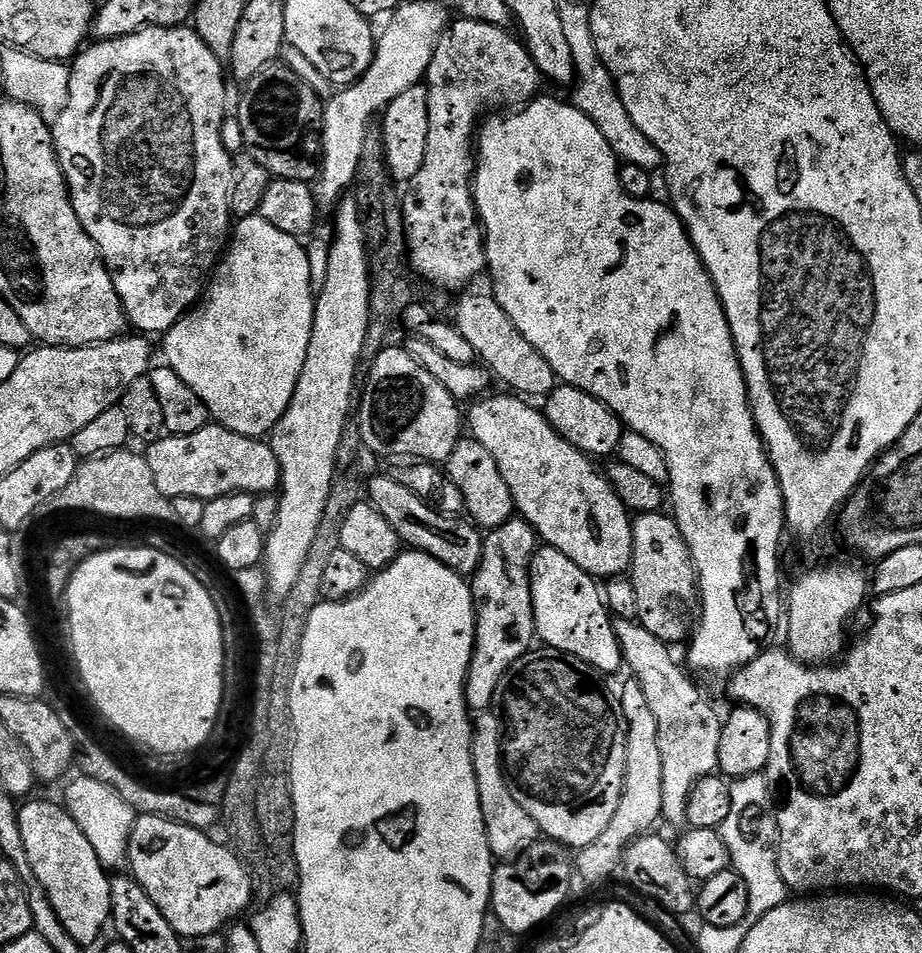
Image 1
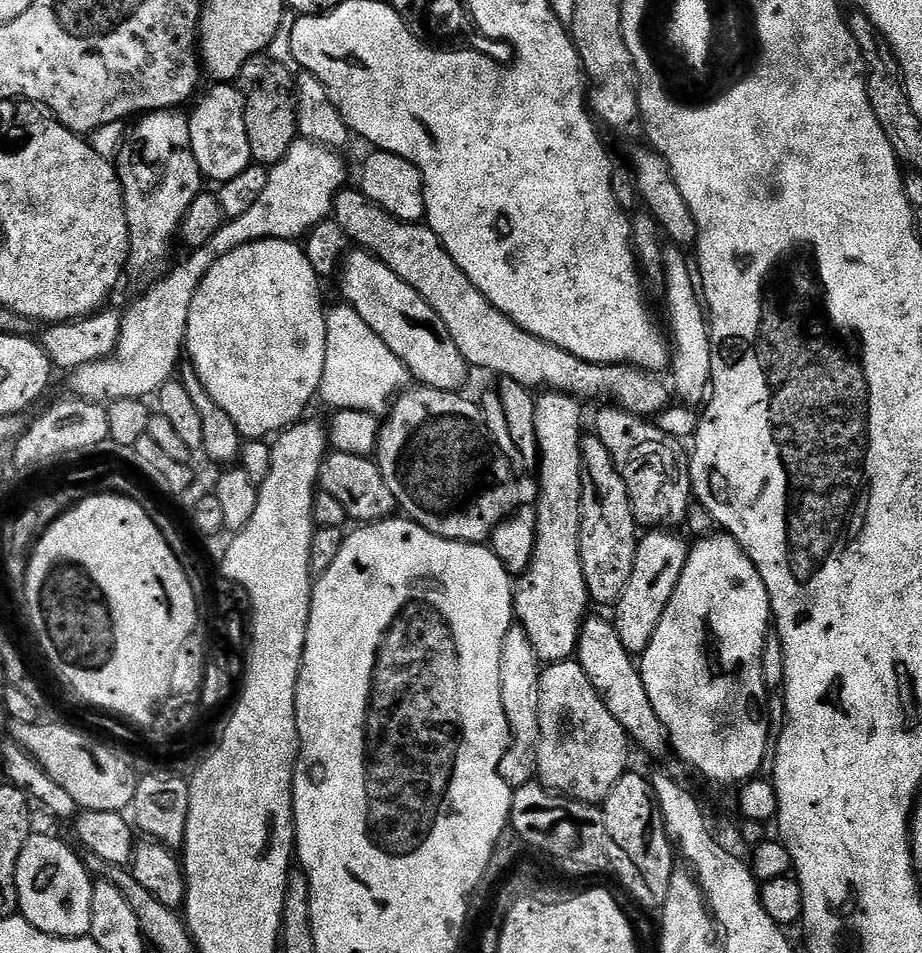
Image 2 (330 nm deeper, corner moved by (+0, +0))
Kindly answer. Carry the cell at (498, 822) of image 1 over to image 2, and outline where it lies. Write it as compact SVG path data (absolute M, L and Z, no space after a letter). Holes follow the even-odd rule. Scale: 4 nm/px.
M513 626L502 642L502 658L500 659L501 710L505 714L508 735L511 737L510 747L500 763L500 776L514 790L529 783L534 776L533 769L530 767L530 757L533 755L534 748L530 742L537 739L537 734L536 713L532 707L534 704L534 689L536 683L540 681L541 671L541 661L536 659L534 650L530 646L530 640L526 638L521 628Z

